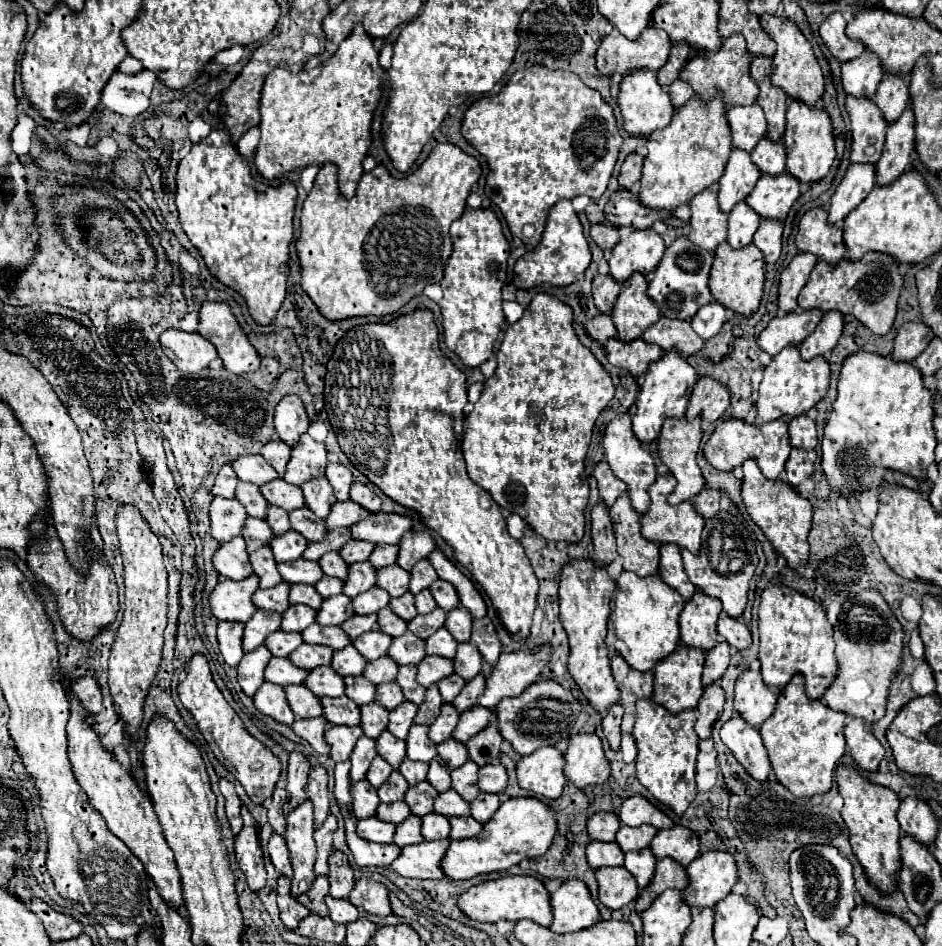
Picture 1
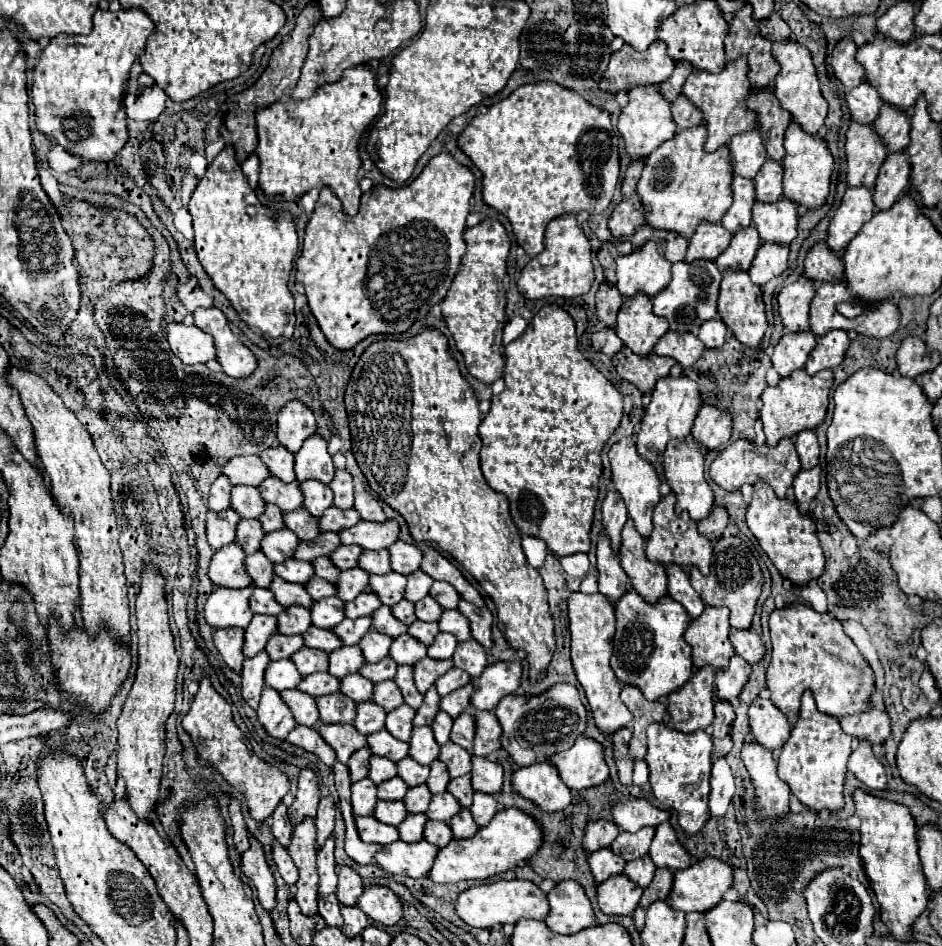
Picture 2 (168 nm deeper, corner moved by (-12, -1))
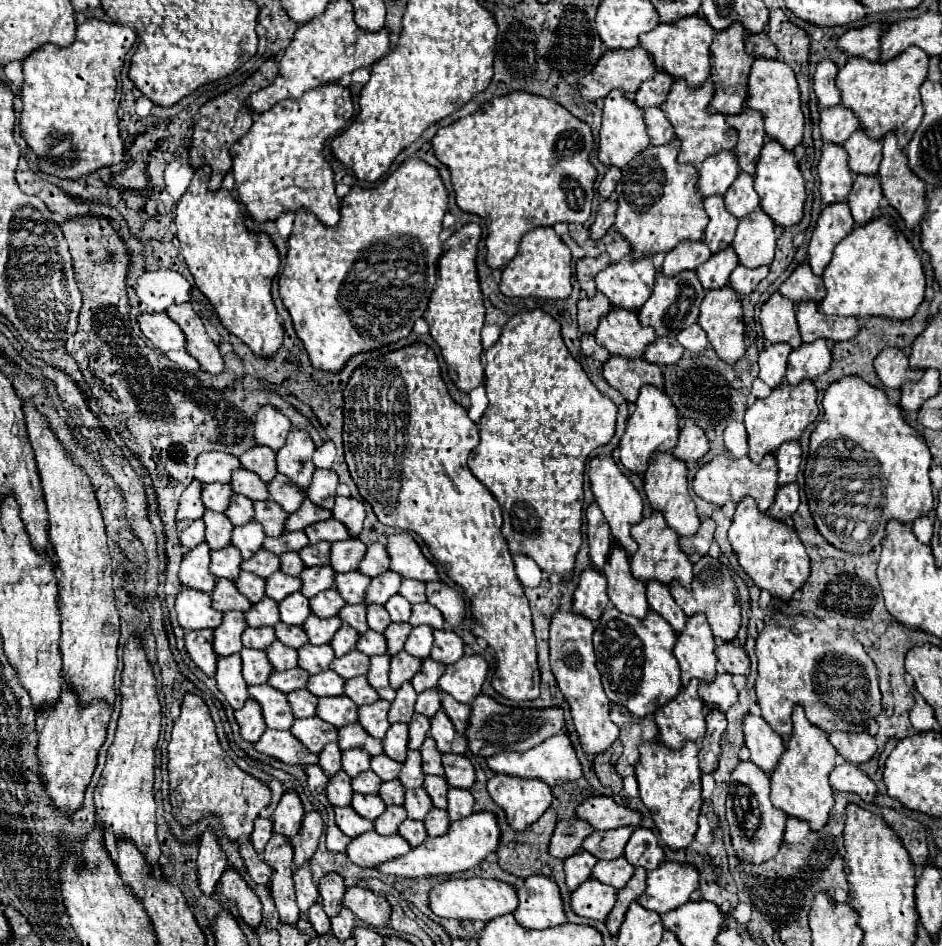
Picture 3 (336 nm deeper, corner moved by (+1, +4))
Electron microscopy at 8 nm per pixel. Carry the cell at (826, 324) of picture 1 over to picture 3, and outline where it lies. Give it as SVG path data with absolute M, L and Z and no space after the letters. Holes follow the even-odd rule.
M817 339L815 343L803 343L799 349L791 351L787 363L787 381L789 385L799 385L809 379L815 381L831 363L831 351L827 341Z

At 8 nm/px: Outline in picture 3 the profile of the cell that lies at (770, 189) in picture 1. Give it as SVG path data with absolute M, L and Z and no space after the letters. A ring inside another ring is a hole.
M755 209L751 215L739 221L731 247L737 253L741 265L755 269L771 263L775 239L775 225L771 217L767 217L761 209Z

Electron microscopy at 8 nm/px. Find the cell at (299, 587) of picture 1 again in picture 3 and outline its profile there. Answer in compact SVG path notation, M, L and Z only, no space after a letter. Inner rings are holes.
M243 571L243 575L239 575L239 579L235 579L233 583L235 583L237 591L241 595L245 595L251 603L257 603L259 599L265 597L265 579L257 577L257 575Z

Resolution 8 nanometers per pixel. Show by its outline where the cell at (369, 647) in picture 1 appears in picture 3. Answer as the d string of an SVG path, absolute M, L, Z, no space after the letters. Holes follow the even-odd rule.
M343 623L339 627L339 631L335 633L335 637L331 639L331 647L335 651L335 657L343 657L347 651L355 649L355 641L357 641L357 631L353 627L347 627L347 623Z

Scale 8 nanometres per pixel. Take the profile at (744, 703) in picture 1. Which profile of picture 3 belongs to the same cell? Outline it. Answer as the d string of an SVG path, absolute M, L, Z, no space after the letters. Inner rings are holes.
M749 713L743 719L745 745L751 751L751 763L755 763L761 771L771 775L785 751L783 739L771 731L771 727L763 721L761 715Z

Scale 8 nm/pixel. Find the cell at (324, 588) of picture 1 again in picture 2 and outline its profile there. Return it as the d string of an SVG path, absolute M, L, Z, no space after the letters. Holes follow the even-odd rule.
M316 576L306 584L306 588L314 600L320 600L322 596L334 596L336 594L336 584L330 584L330 582L320 580Z

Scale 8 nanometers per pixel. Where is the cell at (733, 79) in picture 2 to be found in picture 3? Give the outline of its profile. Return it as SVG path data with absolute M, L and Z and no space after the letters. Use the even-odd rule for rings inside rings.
M675 81L671 85L667 101L661 105L661 111L667 115L669 123L675 129L675 137L681 141L681 149L677 155L679 163L699 165L699 163L703 163L703 159L717 155L719 151L731 151L737 143L737 133L725 123L725 117L717 115L717 113L715 115L707 113L713 93L715 93L715 87L711 81L705 81L705 85L697 87L697 89L689 89L685 85L685 81Z

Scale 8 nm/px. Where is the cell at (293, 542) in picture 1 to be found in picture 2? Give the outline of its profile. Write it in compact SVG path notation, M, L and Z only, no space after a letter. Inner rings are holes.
M288 528L284 530L276 530L276 532L268 532L262 540L262 552L274 562L280 564L288 558L292 558L292 552L296 552L296 544L300 544L300 538L292 532L288 532Z

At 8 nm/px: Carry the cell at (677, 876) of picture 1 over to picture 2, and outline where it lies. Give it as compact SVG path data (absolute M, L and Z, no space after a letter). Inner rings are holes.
M660 868L656 870L656 876L652 880L652 884L648 888L644 888L644 894L642 894L642 900L636 908L636 912L632 914L634 922L636 922L636 928L642 930L644 928L644 920L646 920L646 910L652 902L656 900L666 900L668 898L668 892L672 892L672 870L670 868Z

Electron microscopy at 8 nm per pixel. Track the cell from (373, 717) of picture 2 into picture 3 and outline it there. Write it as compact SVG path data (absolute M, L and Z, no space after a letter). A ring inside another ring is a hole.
M345 695L321 697L317 717L321 717L323 721L327 721L327 723L331 723L335 727L343 727L347 723L357 721L357 705Z

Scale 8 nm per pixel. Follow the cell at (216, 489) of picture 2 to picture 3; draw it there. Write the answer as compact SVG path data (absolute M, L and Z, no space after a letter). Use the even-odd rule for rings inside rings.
M193 481L181 495L179 499L179 507L177 507L177 515L175 519L177 521L183 521L183 519L201 519L205 507L201 503L201 483L199 481Z

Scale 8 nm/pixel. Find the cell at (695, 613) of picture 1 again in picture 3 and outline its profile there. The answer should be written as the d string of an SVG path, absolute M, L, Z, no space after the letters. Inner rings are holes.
M693 615L687 619L685 631L675 645L675 657L681 667L683 687L691 679L711 683L717 675L717 657L711 627L707 627L705 615Z

